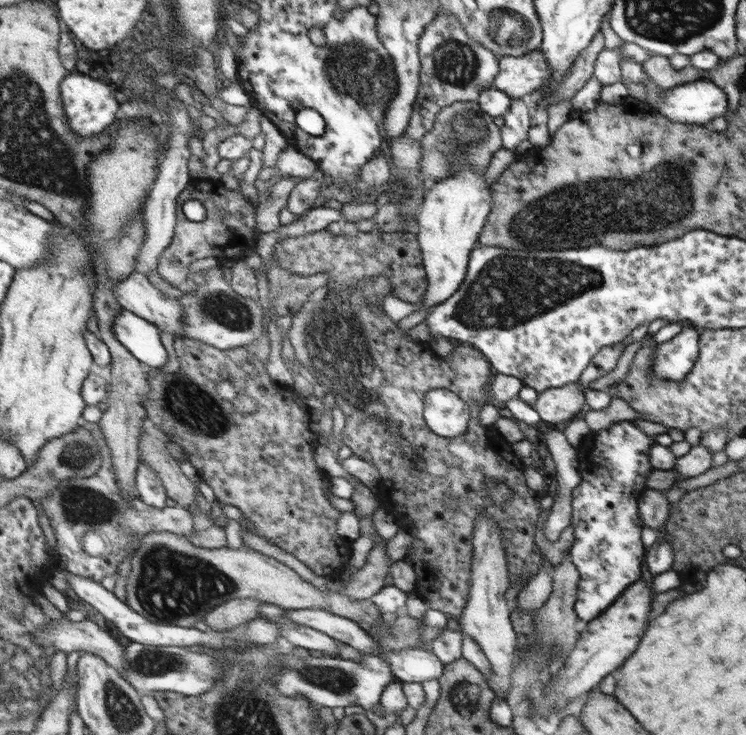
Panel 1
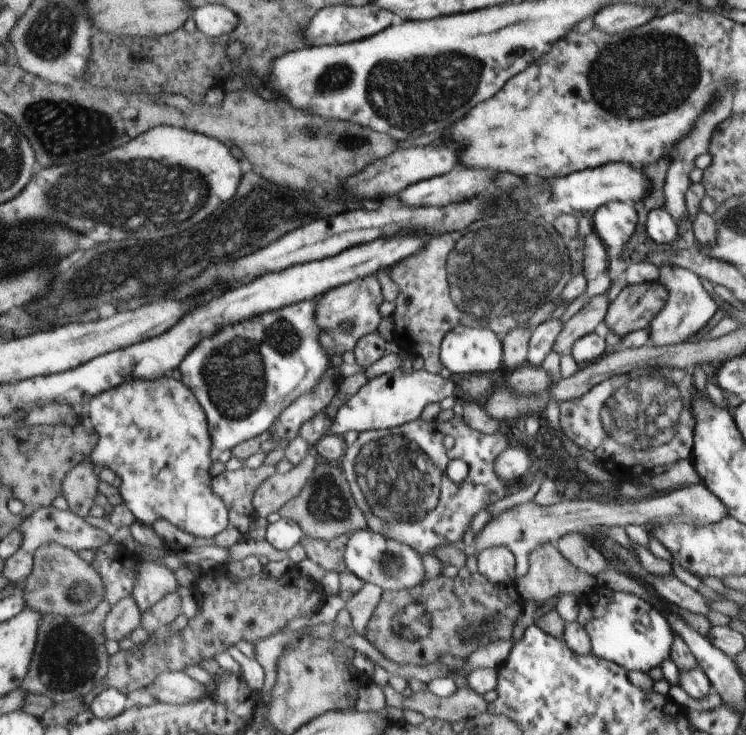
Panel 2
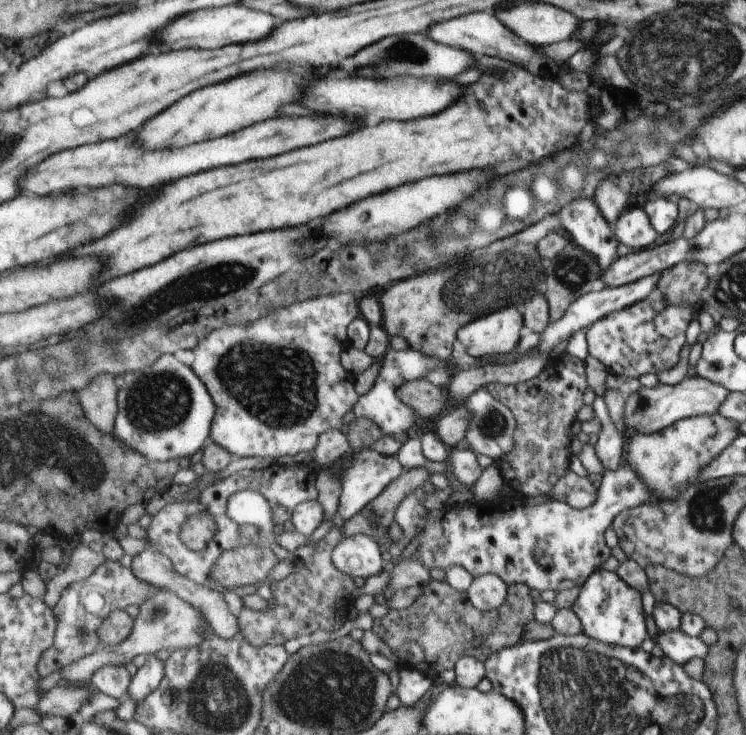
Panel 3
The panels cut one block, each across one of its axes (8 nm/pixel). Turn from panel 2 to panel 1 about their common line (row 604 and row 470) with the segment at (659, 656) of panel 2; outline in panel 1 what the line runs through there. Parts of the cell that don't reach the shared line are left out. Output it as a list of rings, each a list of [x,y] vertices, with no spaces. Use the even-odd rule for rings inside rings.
[[[620,421],[609,429],[599,430],[595,435],[594,448],[588,456],[588,472],[582,474],[582,484],[572,491],[572,520],[574,544],[569,549],[572,562],[578,569],[580,580],[577,584],[577,597],[574,611],[580,627],[601,617],[619,596],[640,578],[644,546],[640,540],[642,518],[638,514],[638,496],[646,490],[646,479],[654,470],[650,464],[650,450],[656,444],[656,436],[648,436],[633,421]]]

